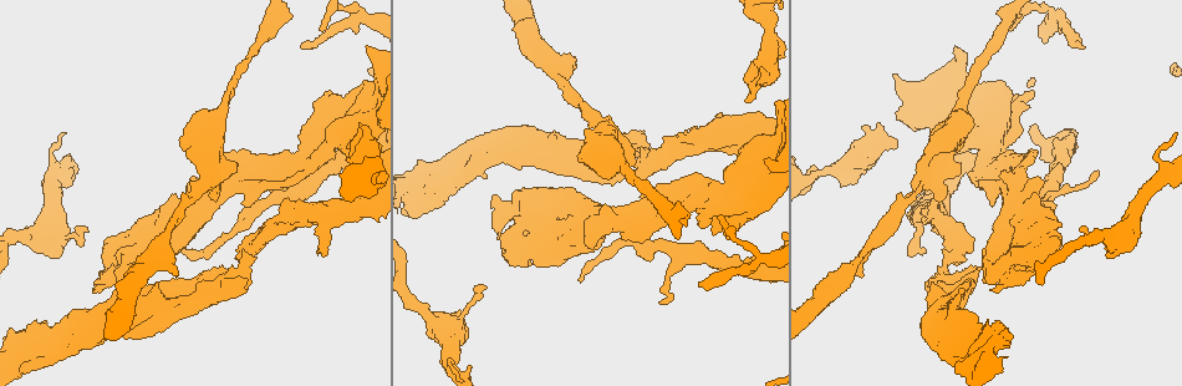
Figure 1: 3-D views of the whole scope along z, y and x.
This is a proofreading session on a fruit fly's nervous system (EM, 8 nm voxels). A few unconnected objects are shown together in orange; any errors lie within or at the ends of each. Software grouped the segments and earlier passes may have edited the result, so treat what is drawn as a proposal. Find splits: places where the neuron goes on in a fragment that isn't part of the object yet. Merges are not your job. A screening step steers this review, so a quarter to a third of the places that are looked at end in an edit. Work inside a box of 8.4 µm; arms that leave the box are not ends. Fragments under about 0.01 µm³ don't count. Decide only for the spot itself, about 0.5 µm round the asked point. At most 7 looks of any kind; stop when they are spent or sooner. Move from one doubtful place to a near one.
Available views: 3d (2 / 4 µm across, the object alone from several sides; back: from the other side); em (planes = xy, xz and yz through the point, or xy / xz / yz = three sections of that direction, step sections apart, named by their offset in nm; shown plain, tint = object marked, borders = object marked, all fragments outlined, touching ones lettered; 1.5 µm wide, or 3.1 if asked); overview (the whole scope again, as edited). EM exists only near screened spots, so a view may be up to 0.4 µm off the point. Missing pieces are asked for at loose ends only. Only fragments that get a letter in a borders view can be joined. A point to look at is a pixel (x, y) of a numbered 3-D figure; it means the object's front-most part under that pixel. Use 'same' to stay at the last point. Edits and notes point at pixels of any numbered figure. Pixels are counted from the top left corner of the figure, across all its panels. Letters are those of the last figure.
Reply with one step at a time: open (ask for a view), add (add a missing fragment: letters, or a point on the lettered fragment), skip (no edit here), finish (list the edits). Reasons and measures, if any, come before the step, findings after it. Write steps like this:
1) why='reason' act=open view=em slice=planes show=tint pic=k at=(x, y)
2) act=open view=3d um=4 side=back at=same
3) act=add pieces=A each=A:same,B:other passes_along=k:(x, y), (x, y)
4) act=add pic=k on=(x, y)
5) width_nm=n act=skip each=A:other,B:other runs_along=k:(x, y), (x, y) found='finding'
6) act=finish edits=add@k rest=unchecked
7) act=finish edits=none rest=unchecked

why='an open end' act=open view=em slice=planes show=borders pic=1 at=(921, 253)

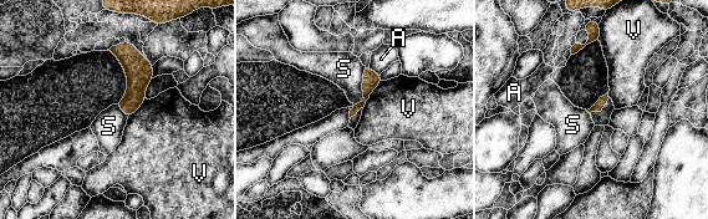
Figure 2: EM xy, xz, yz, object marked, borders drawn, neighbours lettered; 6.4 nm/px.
act=skip each=A:other,S:other,V:other border=2:(365, 66), (363, 98), (352, 103) found='none of them fits'

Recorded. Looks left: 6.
why='tapers out' act=open view=3d um=4 pic=1 at=(1080, 230)

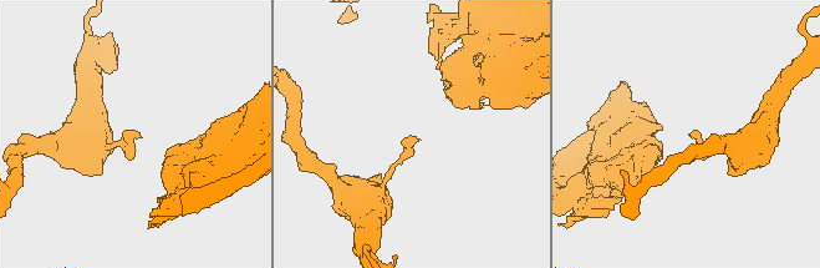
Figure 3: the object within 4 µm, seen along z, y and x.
act=open view=em slice=yz step=8 show=borders pic=3 at=(137, 138)

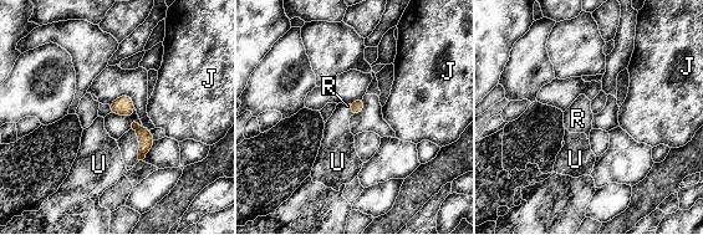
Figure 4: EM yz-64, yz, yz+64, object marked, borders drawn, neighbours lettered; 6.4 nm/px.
why='cut it another way' act=open view=em slice=planes show=borders at=same

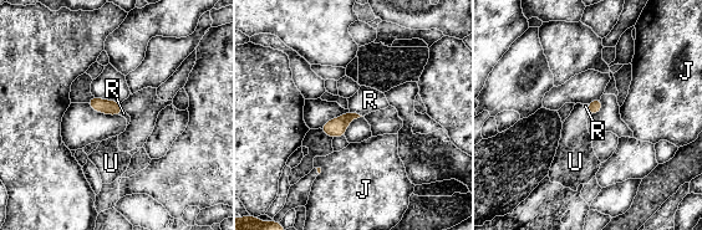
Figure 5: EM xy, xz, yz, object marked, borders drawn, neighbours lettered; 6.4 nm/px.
width_nm=90 act=skip each=J:other,R:other,U:other border=5:(350, 110), (355, 113) found='no lettered fragment goes on from it'

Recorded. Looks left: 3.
why='free end' act=open view=3d um=4 pic=1 at=(33, 367)

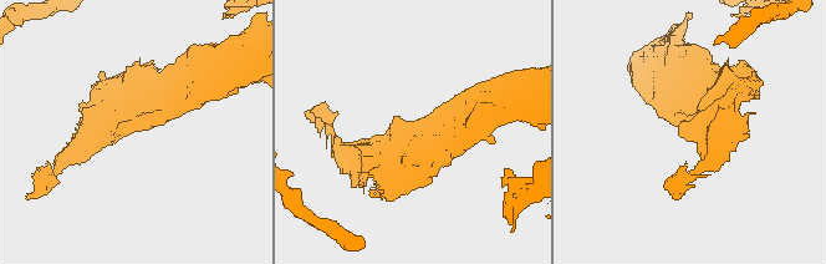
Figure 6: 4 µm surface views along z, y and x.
act=open view=em slice=xy step=8 show=borders pic=6 at=(682, 123)

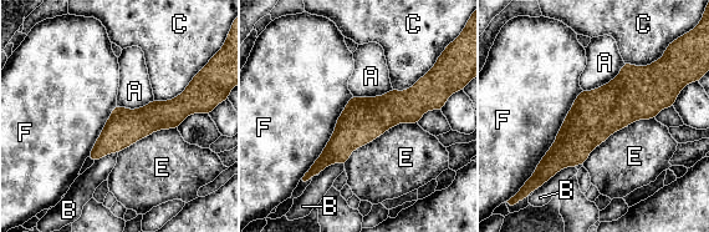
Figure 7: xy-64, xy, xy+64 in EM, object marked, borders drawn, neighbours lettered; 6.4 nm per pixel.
width_nm=240 act=skip each=A:other,B:other,C:other,E:other,F:other border=7:(623, 61), (611, 80), (582, 90) found='no lettered fragment goes on from it'

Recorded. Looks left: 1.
act=finish edits=none rest=unchecked

